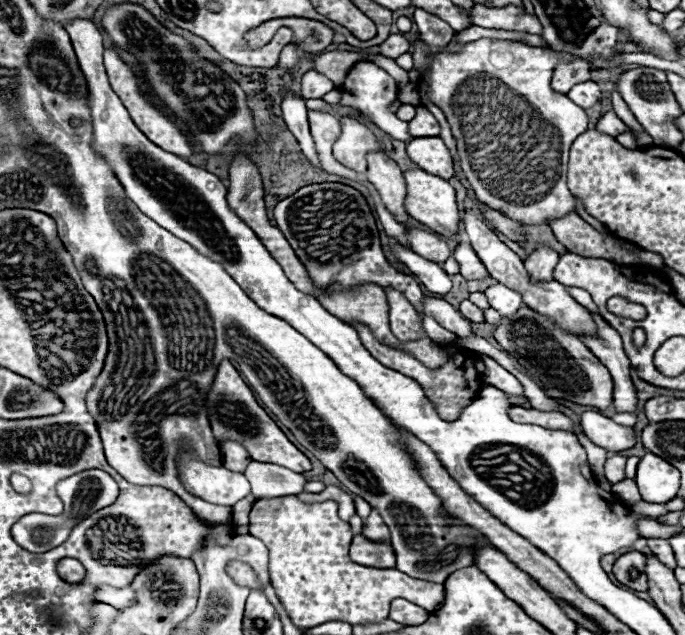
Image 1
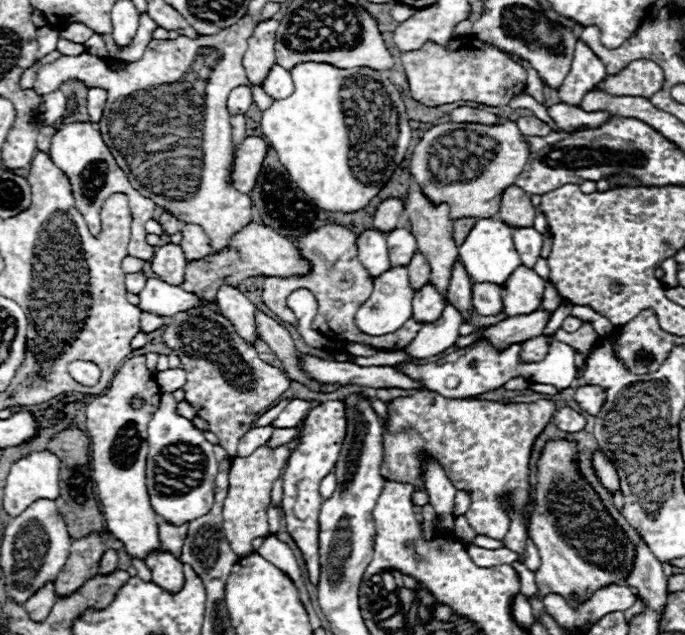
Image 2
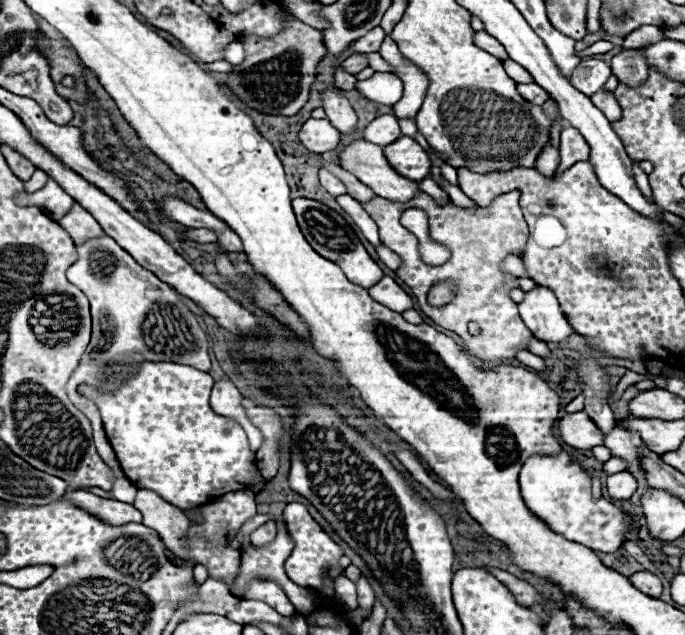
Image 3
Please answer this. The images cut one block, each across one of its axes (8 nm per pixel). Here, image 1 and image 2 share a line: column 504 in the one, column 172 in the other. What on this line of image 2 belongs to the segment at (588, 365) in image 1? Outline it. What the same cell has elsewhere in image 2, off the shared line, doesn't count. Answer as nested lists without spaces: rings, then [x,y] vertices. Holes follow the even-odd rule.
[[[200,308],[202,312],[178,312],[166,322],[162,340],[168,348],[174,350],[174,354],[180,358],[182,368],[186,370],[186,384],[184,384],[184,400],[194,406],[196,416],[200,416],[210,432],[216,434],[218,444],[230,452],[230,456],[236,456],[238,440],[254,426],[256,418],[262,410],[272,406],[290,386],[290,378],[280,368],[274,368],[266,362],[262,362],[252,346],[248,346],[232,328],[232,324],[218,312],[210,308]]]

